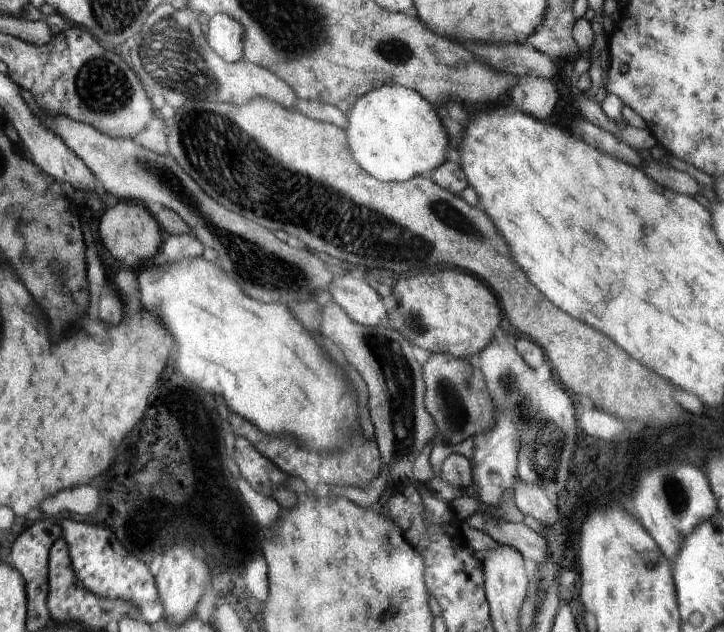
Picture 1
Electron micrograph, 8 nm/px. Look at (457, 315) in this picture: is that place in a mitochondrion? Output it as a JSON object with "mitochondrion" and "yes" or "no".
{"mitochondrion":"no"}

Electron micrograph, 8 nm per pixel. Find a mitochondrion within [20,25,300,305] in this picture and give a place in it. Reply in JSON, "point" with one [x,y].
{"point":[103,88]}

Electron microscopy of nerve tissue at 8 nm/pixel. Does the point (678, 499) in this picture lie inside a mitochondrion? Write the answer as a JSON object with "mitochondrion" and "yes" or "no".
{"mitochondrion":"yes"}

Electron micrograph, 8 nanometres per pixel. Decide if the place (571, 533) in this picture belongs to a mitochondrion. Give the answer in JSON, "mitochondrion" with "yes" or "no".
{"mitochondrion":"no"}

